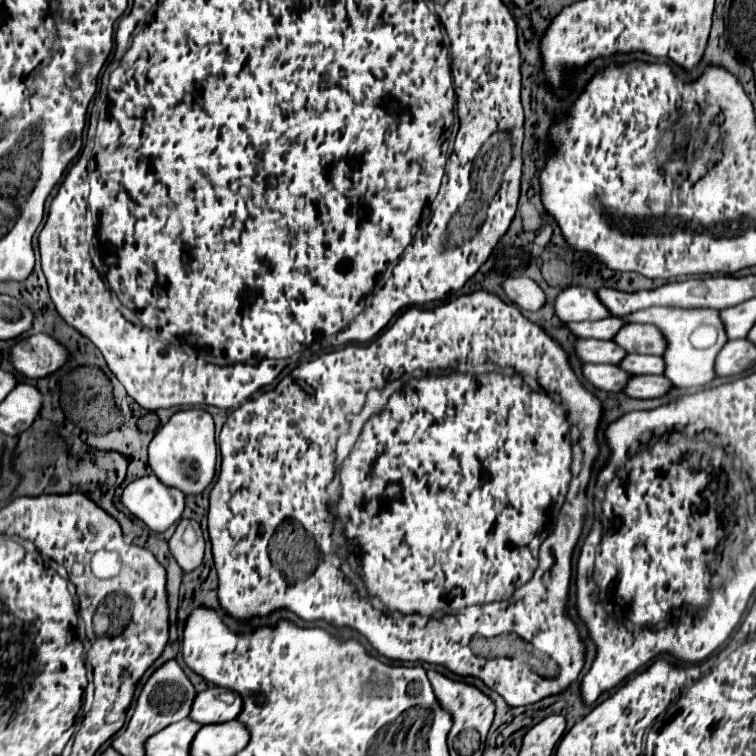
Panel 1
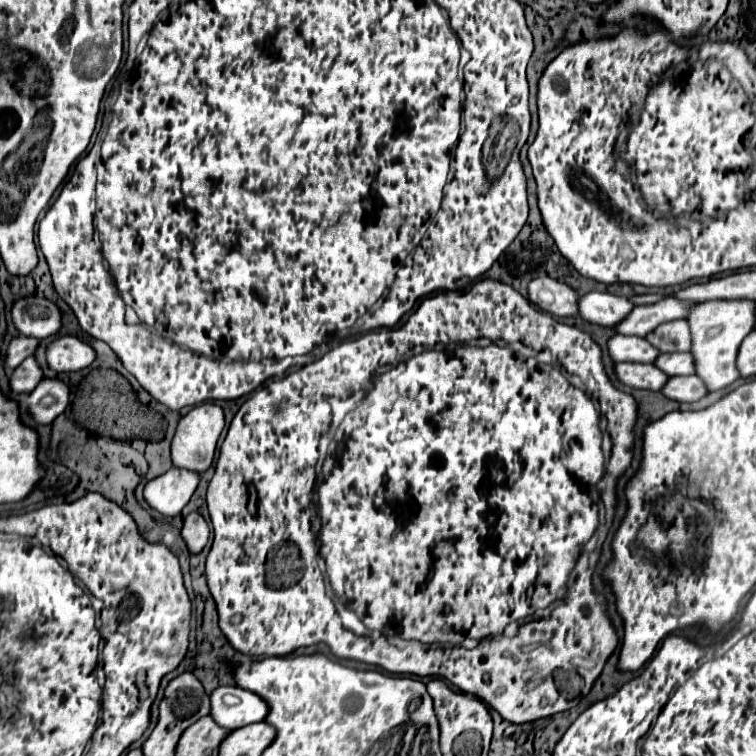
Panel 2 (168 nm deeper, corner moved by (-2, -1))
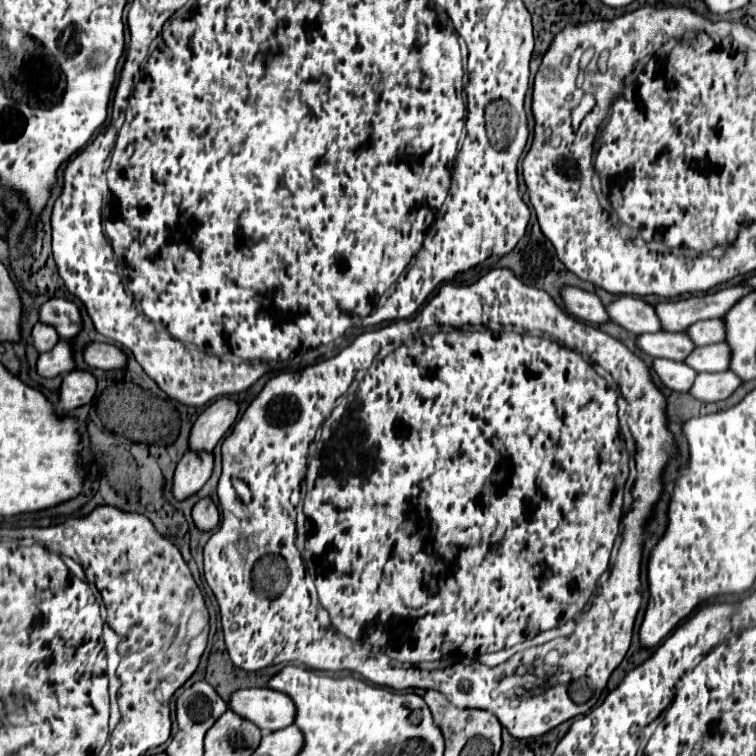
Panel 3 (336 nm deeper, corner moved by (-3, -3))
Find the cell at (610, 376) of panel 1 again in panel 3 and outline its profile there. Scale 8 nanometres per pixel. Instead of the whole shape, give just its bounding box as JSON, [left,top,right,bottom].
[652,359,696,391]

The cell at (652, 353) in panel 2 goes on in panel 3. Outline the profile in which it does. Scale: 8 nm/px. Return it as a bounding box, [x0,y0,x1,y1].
[636,331,694,361]

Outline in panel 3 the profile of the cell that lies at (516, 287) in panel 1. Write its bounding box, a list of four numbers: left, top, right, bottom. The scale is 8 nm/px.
[560,285,608,325]

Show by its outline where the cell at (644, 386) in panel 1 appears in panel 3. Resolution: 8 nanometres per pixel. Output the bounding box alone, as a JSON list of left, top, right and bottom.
[688,371,742,403]

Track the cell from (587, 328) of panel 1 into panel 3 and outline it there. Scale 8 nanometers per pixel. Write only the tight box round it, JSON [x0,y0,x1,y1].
[654,287,752,331]

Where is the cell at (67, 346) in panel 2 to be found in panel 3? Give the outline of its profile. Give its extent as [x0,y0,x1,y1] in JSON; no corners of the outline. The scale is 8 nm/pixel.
[82,343,126,369]

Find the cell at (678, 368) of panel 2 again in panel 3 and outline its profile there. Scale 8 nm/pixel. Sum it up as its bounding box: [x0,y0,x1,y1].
[684,343,730,373]

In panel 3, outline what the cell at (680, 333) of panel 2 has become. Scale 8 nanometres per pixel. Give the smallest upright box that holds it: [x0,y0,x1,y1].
[686,319,724,347]

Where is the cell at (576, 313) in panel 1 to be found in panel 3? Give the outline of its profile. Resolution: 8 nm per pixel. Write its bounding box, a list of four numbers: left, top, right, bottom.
[606,295,660,335]

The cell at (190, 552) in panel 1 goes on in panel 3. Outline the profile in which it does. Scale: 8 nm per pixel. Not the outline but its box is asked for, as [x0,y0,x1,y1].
[192,499,220,531]

